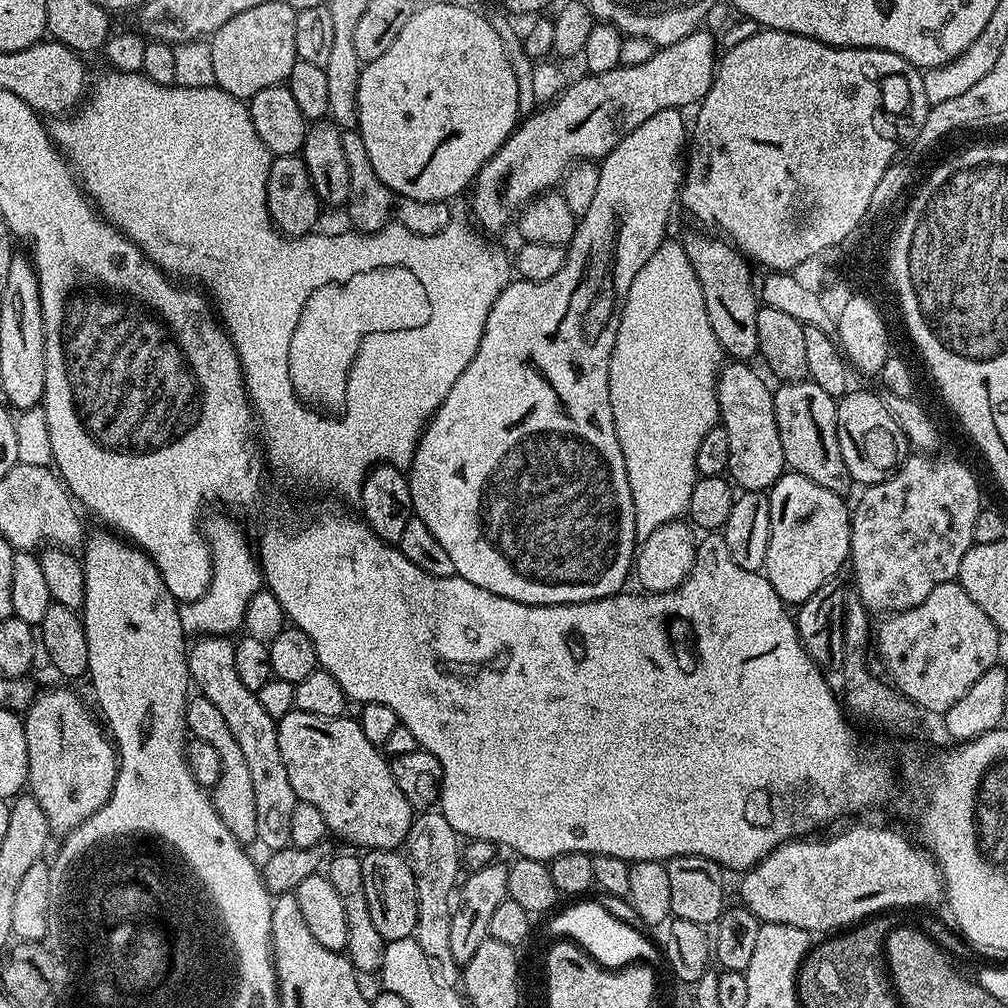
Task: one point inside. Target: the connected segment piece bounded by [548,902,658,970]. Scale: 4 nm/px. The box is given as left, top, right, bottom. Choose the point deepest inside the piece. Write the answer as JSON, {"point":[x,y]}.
{"point":[609,941]}

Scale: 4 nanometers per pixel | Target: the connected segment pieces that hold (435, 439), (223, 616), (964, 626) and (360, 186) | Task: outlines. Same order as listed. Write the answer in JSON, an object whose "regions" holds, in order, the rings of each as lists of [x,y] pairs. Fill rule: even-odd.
{"regions":[[[[678,108],[658,110],[658,114],[646,118],[642,126],[634,129],[609,156],[604,157],[599,165],[600,177],[598,190],[594,190],[594,202],[590,202],[584,215],[579,217],[576,232],[566,245],[564,265],[558,270],[558,274],[554,274],[554,278],[516,278],[506,285],[502,294],[498,294],[486,318],[476,357],[472,359],[470,366],[466,366],[466,370],[462,370],[458,382],[454,382],[450,394],[446,394],[442,406],[433,414],[424,433],[420,435],[411,469],[407,473],[415,519],[426,522],[430,534],[434,534],[438,542],[442,542],[446,554],[450,554],[450,562],[454,562],[457,576],[461,576],[466,582],[474,582],[474,586],[482,586],[482,590],[490,590],[490,594],[498,594],[502,598],[523,604],[581,604],[587,600],[601,600],[621,591],[622,566],[624,562],[633,561],[638,541],[626,466],[620,459],[618,434],[612,431],[614,414],[610,406],[608,367],[616,341],[618,309],[622,298],[632,285],[634,274],[665,243],[664,231],[668,228],[668,215],[671,214],[672,207],[677,207],[678,204],[686,167],[684,115]]],[[[212,516],[203,521],[202,531],[208,541],[212,557],[212,577],[202,598],[189,600],[180,609],[180,621],[185,633],[192,634],[232,634],[244,623],[246,606],[250,598],[262,588],[262,573],[254,548],[248,545],[244,532],[232,524],[228,516]]],[[[959,582],[934,586],[918,606],[881,620],[880,629],[874,632],[874,648],[884,659],[887,679],[917,709],[948,712],[986,670],[997,667],[1002,633]]],[[[342,131],[342,150],[346,153],[346,166],[350,170],[350,194],[346,211],[355,231],[377,232],[387,224],[400,224],[414,234],[433,236],[446,230],[446,226],[452,223],[454,213],[448,209],[449,205],[445,201],[415,200],[390,190],[390,186],[386,186],[386,182],[374,174],[374,166],[370,166],[370,154],[366,154],[366,142],[362,142],[359,131]]]]}

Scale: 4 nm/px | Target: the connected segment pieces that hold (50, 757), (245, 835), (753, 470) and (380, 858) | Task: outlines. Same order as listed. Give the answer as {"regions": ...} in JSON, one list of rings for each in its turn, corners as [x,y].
{"regions":[[[[48,688],[37,695],[22,716],[26,738],[26,784],[30,795],[48,819],[49,829],[67,834],[94,814],[110,798],[116,785],[118,757],[113,741],[106,735],[101,721],[88,713],[88,708],[68,688]]],[[[199,694],[189,699],[186,709],[188,732],[202,742],[210,742],[214,750],[218,750],[218,758],[222,758],[222,774],[215,787],[211,789],[210,799],[217,814],[226,822],[230,834],[241,844],[248,846],[256,840],[256,811],[254,810],[254,782],[250,782],[250,769],[246,767],[246,758],[238,746],[238,738],[230,734],[230,726],[226,726],[226,718],[222,718],[222,710],[210,702],[210,698]]],[[[728,362],[721,367],[716,378],[716,397],[720,418],[726,435],[730,437],[730,462],[727,475],[737,489],[746,492],[764,492],[771,489],[779,476],[784,475],[786,465],[782,454],[782,438],[778,434],[778,422],[774,418],[773,389],[752,369],[748,362]]],[[[374,848],[360,856],[362,886],[366,890],[366,906],[370,906],[370,922],[385,942],[412,936],[416,928],[419,904],[416,901],[414,874],[407,858],[390,848]]]]}

